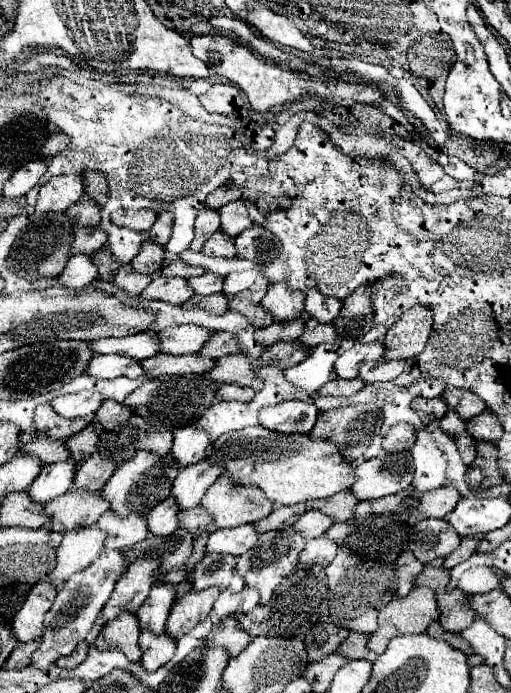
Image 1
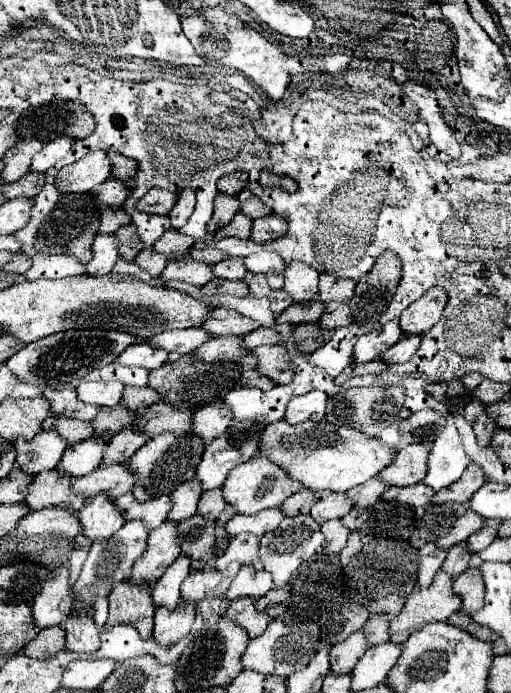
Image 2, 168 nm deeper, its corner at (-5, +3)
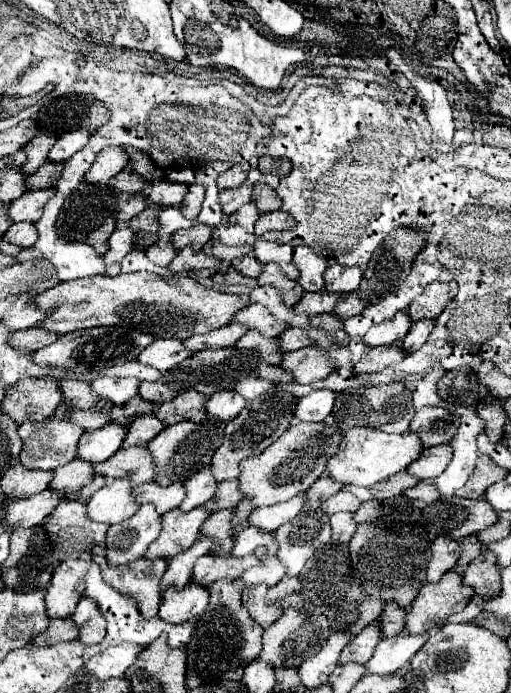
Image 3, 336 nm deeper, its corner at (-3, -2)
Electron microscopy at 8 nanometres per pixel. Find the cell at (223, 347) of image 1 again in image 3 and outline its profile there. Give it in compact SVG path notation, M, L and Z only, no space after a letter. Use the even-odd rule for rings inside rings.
M288 329L280 335L280 347L284 351L296 351L296 349L302 349L302 347L310 347L310 345L316 345L314 339L308 337L308 333L304 329Z

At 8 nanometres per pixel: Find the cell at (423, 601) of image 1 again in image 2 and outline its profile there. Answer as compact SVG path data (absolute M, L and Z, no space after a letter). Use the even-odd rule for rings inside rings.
M438 572L426 590L414 590L402 612L390 622L390 642L402 644L406 638L430 622L442 622L460 608L460 598L452 592L452 578Z

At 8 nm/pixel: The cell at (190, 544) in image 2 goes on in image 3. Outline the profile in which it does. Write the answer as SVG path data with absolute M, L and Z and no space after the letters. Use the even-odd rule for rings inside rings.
M224 509L224 511L216 511L208 517L208 521L202 525L202 535L204 537L212 537L216 543L226 547L226 553L232 551L234 547L234 529L230 525L234 517L234 509Z

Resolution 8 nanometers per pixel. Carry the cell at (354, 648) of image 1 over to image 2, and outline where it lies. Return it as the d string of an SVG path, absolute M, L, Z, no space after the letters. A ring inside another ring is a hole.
M374 614L374 616L370 616L368 622L364 624L362 632L366 634L368 646L388 642L388 618L386 618L384 614Z

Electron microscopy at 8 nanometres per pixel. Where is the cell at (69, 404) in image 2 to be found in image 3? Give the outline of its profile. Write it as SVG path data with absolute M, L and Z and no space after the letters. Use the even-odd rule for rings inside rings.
M62 379L60 381L60 391L66 399L66 403L72 403L74 407L80 409L104 409L104 399L100 399L92 389L88 381L78 381L78 379Z

